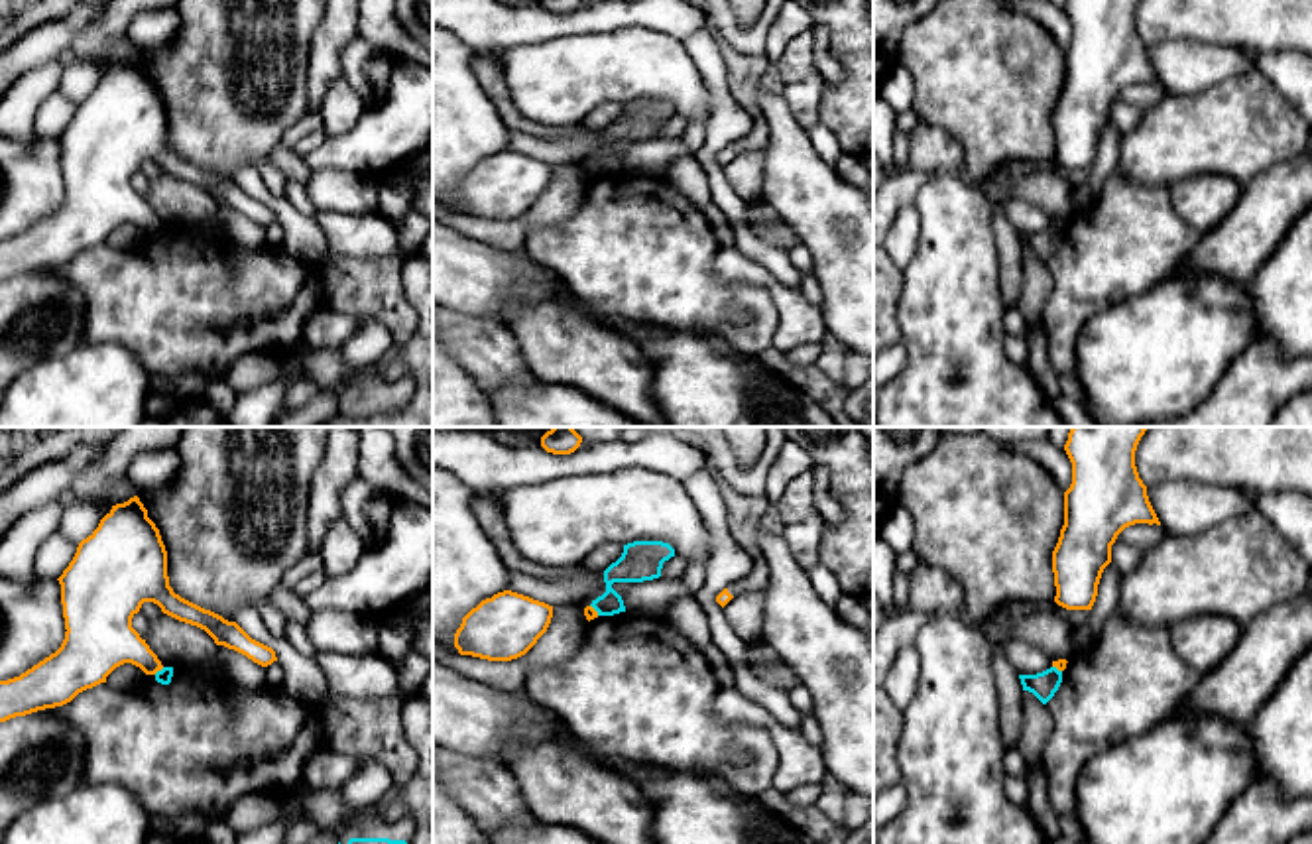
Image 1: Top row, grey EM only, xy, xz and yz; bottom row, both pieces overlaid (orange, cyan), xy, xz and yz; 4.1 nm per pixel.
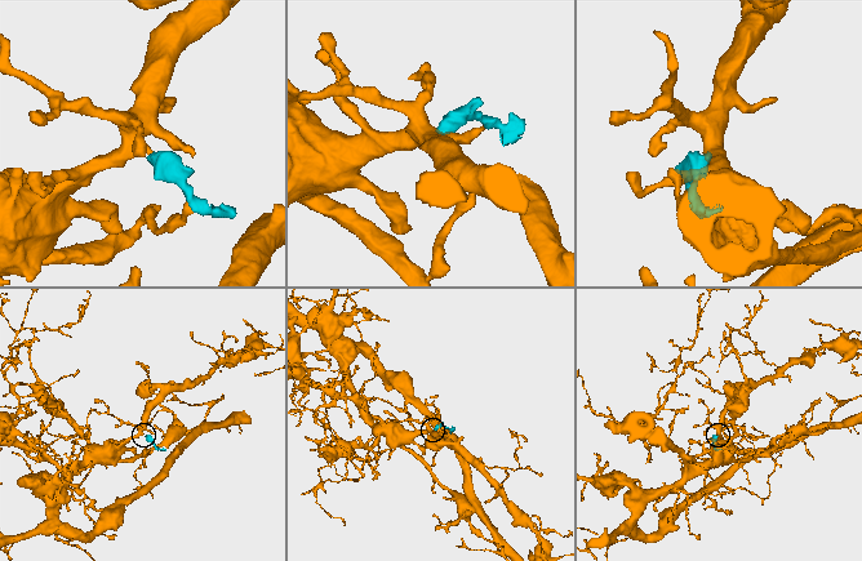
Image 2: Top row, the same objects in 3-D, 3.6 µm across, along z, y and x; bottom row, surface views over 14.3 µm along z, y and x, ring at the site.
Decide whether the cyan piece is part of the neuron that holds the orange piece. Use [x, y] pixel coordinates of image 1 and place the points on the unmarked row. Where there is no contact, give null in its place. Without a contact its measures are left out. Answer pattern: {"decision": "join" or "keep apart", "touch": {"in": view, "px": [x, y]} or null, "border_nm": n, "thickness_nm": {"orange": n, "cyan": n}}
{"decision": "keep apart", "touch": {"in": "xy", "px": [158, 229]}, "border_nm": 50, "thickness_nm": {"orange": 240, "cyan": 60}}

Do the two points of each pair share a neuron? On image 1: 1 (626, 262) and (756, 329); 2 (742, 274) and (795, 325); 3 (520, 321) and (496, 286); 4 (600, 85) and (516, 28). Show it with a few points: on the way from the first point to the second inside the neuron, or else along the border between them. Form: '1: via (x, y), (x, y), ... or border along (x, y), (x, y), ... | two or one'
1: via (657, 268), (724, 329) | one
2: via (760, 276), (793, 307) | one
3: border along (557, 305), (522, 303), (516, 298), (502, 321) | two
4: border along (583, 34), (516, 44), (498, 56) | two

